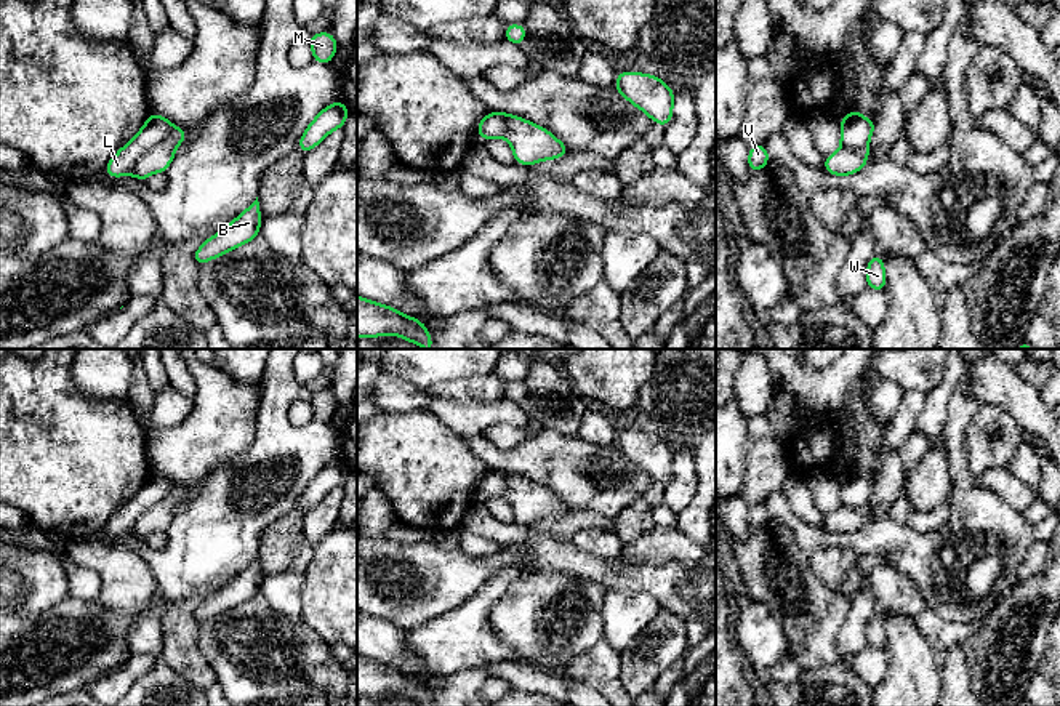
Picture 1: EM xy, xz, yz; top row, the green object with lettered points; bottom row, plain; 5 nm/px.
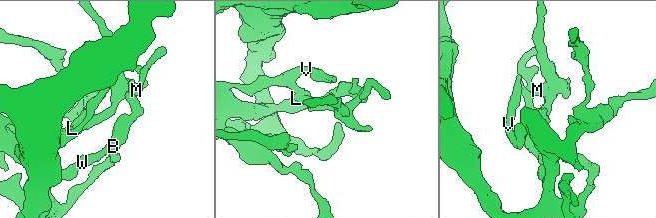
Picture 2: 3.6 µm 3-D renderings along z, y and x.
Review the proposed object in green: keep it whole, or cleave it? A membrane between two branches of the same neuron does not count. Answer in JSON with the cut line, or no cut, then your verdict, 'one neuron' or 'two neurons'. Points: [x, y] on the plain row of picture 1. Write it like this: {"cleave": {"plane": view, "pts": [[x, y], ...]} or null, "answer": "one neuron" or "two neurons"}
{"cleave": {"plane": "xy", "pts": [[175, 487], [149, 506], [130, 530]]}, "answer": "two neurons"}

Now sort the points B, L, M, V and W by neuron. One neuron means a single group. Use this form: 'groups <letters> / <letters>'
groups B M V W / L

